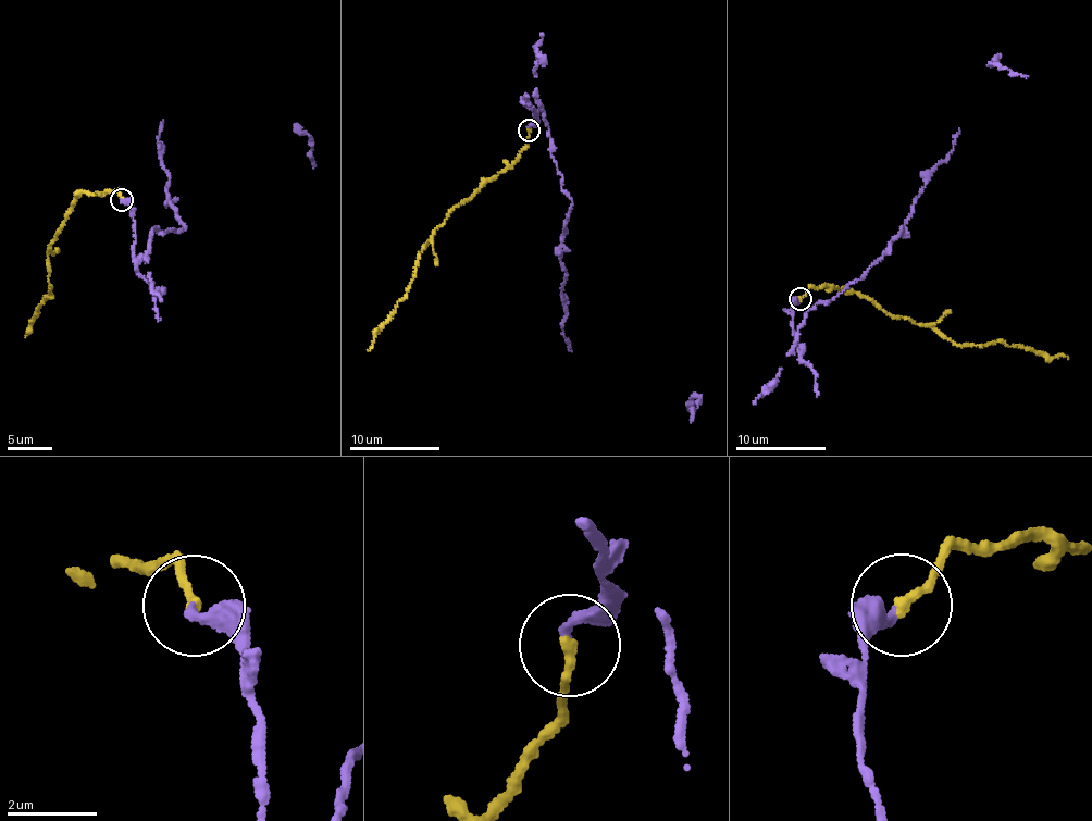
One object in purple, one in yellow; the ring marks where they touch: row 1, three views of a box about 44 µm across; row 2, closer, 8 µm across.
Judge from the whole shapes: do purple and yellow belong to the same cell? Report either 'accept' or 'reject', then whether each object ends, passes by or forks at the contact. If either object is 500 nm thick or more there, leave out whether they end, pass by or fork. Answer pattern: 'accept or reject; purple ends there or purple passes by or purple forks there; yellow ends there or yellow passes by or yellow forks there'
accept; purple ends there; yellow ends there

